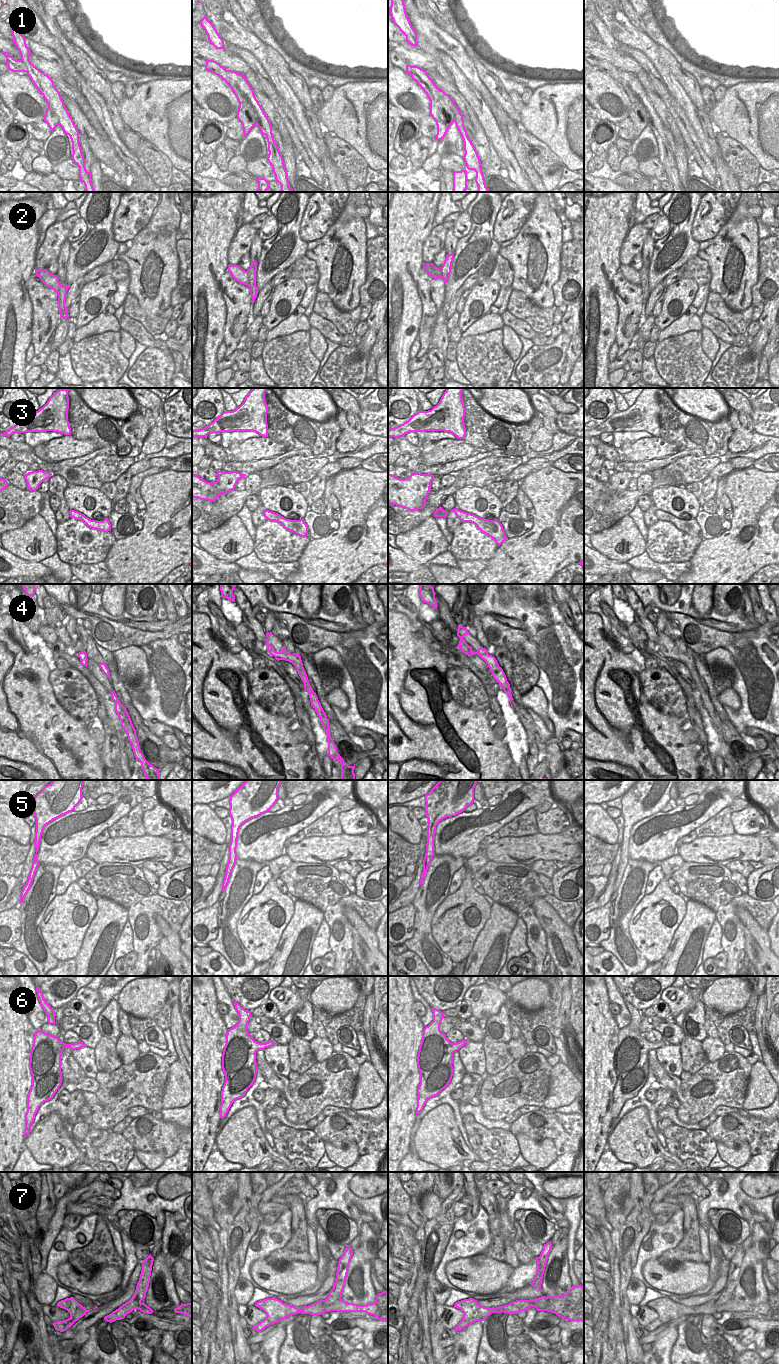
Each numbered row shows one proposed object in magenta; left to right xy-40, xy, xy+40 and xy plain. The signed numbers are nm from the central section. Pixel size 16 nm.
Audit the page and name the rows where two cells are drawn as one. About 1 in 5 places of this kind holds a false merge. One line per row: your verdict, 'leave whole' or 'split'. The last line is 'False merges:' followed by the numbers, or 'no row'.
1: split
2: leave whole
3: leave whole
4: leave whole
5: leave whole
6: leave whole
7: split
False merges: 1, 7

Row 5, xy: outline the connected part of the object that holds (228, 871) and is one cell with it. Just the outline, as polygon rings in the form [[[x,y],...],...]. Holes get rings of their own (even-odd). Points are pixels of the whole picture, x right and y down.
[[[246,780],[231,796],[229,815],[232,819],[229,859],[222,883],[226,889],[237,859],[237,839],[240,827],[248,820],[268,812],[278,798],[281,780]]]

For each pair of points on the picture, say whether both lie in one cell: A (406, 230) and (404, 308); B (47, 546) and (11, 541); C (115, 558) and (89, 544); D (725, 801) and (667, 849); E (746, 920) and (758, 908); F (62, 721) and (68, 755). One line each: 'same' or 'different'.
A: same
B: same
C: different
D: same
E: different
F: same

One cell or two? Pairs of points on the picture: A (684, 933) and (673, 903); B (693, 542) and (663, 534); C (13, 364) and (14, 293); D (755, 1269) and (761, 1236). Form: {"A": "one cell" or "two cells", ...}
{"A": "two cells", "B": "one cell", "C": "one cell", "D": "two cells"}

